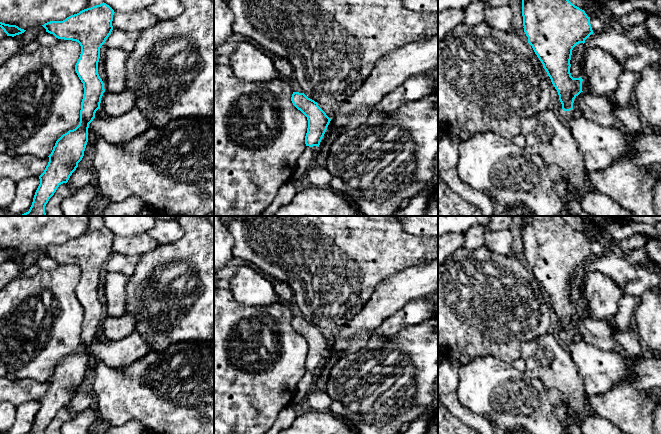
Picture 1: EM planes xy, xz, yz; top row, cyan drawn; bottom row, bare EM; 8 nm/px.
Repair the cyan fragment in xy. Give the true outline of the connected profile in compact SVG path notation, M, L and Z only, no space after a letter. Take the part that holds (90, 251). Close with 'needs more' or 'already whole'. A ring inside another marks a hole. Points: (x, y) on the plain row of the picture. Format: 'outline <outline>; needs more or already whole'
outline M103 226L63 245L50 245L42 249L46 256L56 262L80 268L81 278L75 295L83 307L84 318L79 349L56 365L48 380L48 389L39 400L40 408L29 434L45 434L49 423L61 408L68 406L84 380L89 348L95 342L96 335L100 333L101 322L105 316L104 307L98 298L98 286L100 272L113 254L114 237L114 234Z; already whole

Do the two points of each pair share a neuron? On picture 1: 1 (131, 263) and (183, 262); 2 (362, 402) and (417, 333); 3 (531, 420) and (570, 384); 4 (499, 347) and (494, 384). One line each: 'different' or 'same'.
1: different
2: same
3: different
4: different

